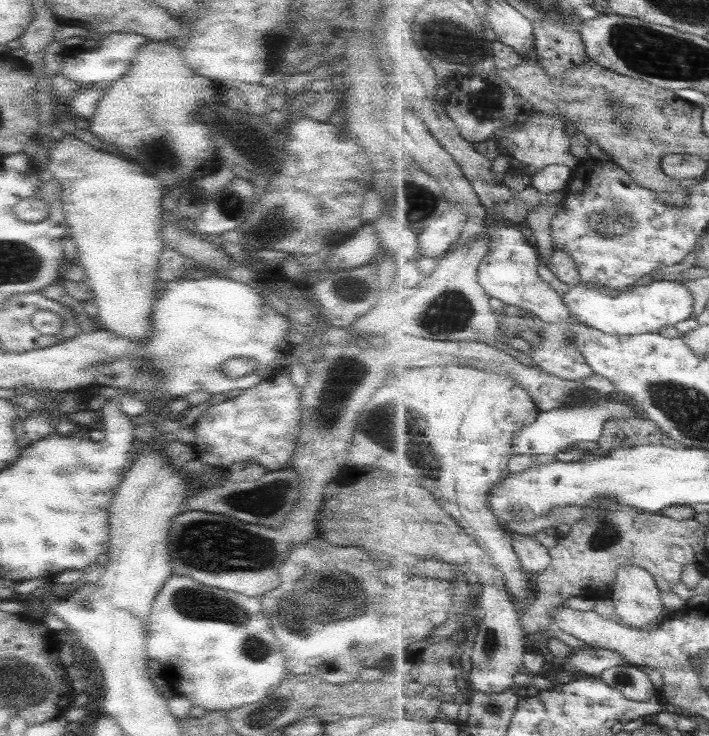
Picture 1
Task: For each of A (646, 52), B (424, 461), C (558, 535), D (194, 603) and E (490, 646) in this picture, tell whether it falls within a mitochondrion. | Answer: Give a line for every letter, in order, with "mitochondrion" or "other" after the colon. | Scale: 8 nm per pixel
A: mitochondrion
B: mitochondrion
C: other
D: mitochondrion
E: mitochondrion

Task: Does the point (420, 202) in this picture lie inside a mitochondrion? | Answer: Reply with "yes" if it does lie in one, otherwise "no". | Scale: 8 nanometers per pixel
yes

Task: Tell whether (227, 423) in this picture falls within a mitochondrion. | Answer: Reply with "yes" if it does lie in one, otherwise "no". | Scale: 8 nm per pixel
no

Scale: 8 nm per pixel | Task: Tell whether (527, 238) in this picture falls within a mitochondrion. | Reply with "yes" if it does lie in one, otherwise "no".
no

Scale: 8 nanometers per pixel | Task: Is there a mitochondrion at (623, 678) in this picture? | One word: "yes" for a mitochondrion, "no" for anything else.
yes

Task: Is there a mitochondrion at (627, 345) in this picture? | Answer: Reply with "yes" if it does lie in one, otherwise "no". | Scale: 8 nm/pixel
no

